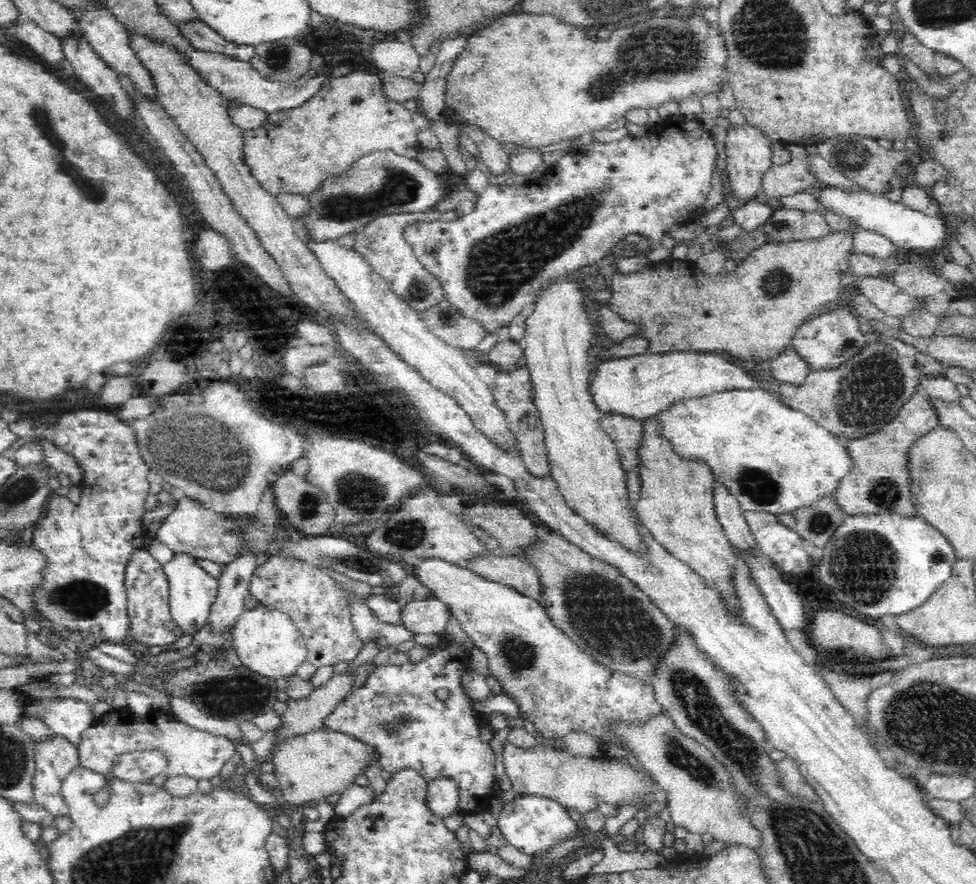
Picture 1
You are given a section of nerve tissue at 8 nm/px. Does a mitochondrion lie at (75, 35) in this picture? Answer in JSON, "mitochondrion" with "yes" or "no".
{"mitochondrion":"no"}

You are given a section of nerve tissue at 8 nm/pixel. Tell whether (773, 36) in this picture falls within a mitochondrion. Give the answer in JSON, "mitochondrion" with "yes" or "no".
{"mitochondrion":"yes"}

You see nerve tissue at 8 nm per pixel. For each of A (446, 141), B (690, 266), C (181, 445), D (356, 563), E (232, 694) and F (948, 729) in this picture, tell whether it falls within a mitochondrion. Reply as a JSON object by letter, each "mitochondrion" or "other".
{"A":"other","B":"other","C":"mitochondrion","D":"mitochondrion","E":"mitochondrion","F":"mitochondrion"}

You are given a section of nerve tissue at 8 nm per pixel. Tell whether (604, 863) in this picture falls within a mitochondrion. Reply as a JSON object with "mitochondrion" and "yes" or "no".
{"mitochondrion":"no"}

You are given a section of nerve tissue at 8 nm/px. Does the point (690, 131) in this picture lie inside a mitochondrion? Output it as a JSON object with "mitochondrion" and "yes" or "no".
{"mitochondrion":"no"}

